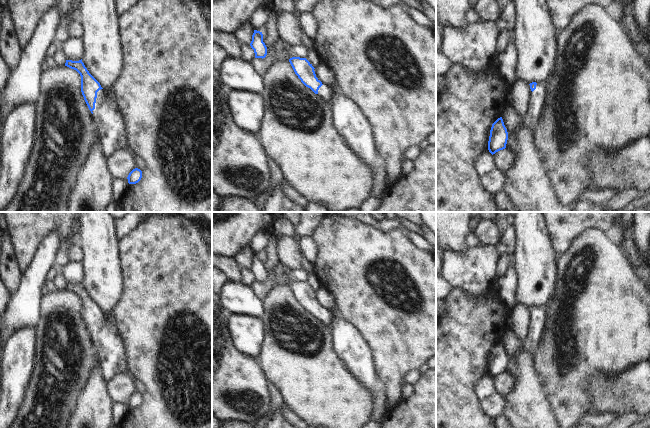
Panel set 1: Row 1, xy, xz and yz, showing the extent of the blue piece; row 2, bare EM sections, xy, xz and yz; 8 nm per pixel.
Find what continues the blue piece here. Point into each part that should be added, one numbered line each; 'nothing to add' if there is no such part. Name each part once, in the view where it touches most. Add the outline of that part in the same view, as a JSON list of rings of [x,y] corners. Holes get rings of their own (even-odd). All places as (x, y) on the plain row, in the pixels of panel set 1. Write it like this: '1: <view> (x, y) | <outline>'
1: xy (107, 342) | [[[103,313],[99,314],[92,336],[103,379],[108,382],[112,377],[124,373],[127,370],[125,348],[113,320],[107,321]]]

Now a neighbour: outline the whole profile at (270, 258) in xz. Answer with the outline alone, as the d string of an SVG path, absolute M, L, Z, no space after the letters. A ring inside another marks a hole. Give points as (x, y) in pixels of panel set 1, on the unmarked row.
M272 235L268 241L268 245L265 248L262 258L263 266L267 271L267 279L265 282L255 282L254 283L254 293L255 296L262 301L268 292L273 288L273 275L274 267L278 264L278 255L277 255L277 241L281 238L277 235Z

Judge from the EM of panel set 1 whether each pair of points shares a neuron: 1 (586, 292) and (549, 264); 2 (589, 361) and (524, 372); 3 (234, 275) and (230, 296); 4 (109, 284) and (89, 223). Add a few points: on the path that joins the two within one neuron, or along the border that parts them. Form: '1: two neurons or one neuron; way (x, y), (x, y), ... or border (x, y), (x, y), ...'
1: two neurons; border (558, 260), (556, 286), (553, 293)
2: two neurons; border (532, 362), (535, 371), (539, 375)
3: two neurons; border (229, 280), (239, 282)
4: one neuron; way (102, 269), (100, 247), (97, 238)

